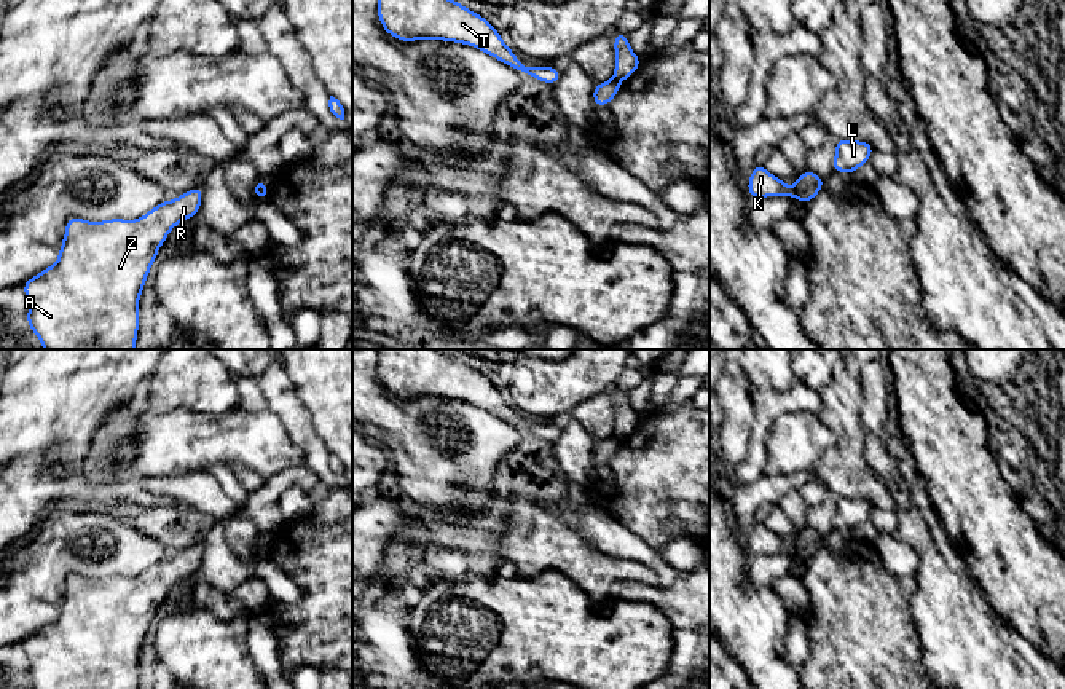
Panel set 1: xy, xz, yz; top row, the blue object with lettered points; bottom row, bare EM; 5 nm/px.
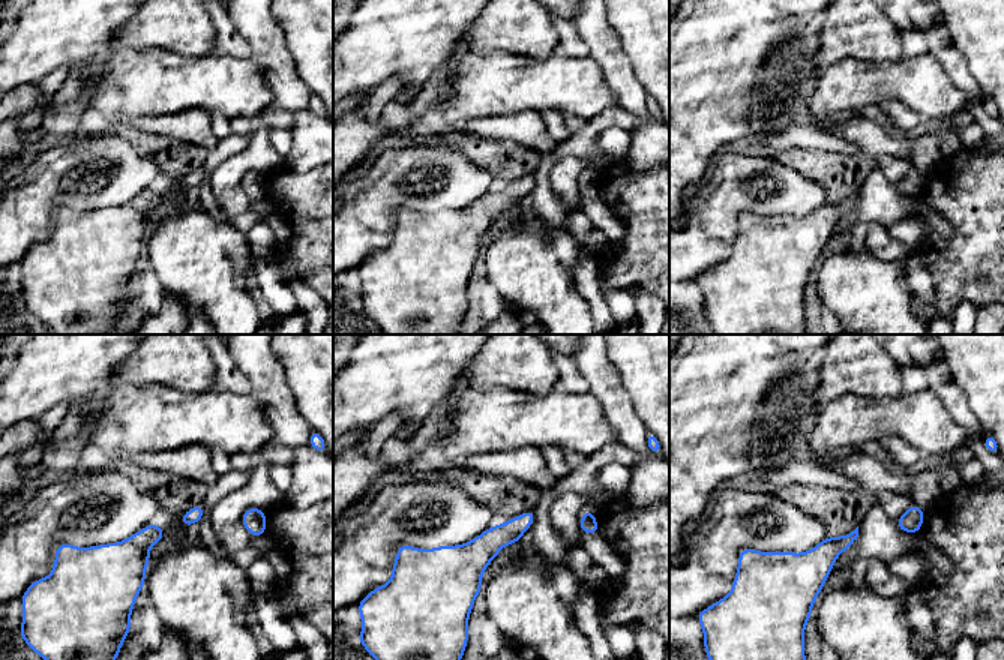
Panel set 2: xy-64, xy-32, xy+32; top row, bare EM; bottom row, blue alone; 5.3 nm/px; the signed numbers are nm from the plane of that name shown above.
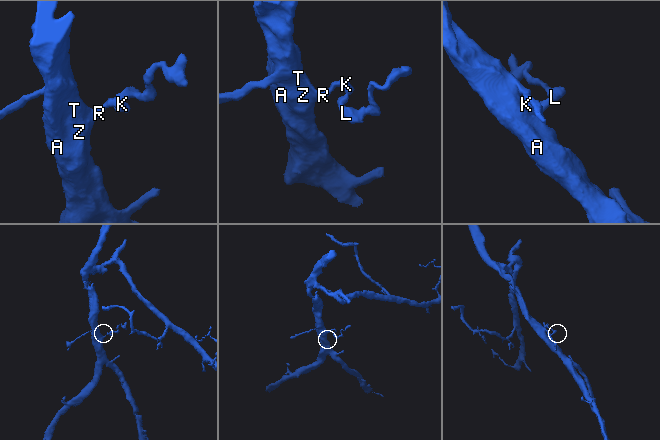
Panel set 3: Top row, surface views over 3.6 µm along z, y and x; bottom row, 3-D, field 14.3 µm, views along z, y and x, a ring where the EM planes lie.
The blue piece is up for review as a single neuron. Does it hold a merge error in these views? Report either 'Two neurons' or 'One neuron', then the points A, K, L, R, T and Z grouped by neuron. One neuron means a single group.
Two neurons. Groups: A K R T Z / L

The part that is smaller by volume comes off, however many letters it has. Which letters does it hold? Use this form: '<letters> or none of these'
L

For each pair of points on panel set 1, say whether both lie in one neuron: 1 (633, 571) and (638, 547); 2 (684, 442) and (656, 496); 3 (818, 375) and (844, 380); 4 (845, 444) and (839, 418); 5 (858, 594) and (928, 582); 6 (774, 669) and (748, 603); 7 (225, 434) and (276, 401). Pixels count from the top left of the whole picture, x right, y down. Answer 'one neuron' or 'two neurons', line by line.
1: two neurons
2: one neuron
3: two neurons
4: one neuron
5: two neurons
6: one neuron
7: two neurons

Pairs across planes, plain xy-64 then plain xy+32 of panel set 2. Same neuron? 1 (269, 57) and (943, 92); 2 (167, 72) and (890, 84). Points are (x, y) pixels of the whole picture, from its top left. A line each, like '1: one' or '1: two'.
1: two
2: one

